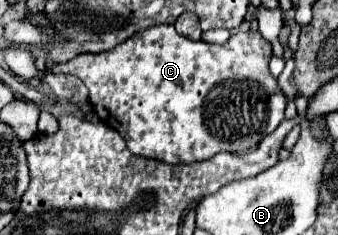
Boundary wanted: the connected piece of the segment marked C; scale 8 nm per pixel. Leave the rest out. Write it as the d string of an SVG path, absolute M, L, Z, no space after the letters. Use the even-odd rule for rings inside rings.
M171 23L153 25L111 51L85 53L67 63L53 65L53 73L79 77L89 89L89 101L95 105L103 123L115 127L131 153L165 161L169 165L193 163L213 157L215 153L243 153L257 147L263 135L269 135L283 121L287 97L269 73L271 45L255 31L239 31L225 45L193 41L175 31Z

